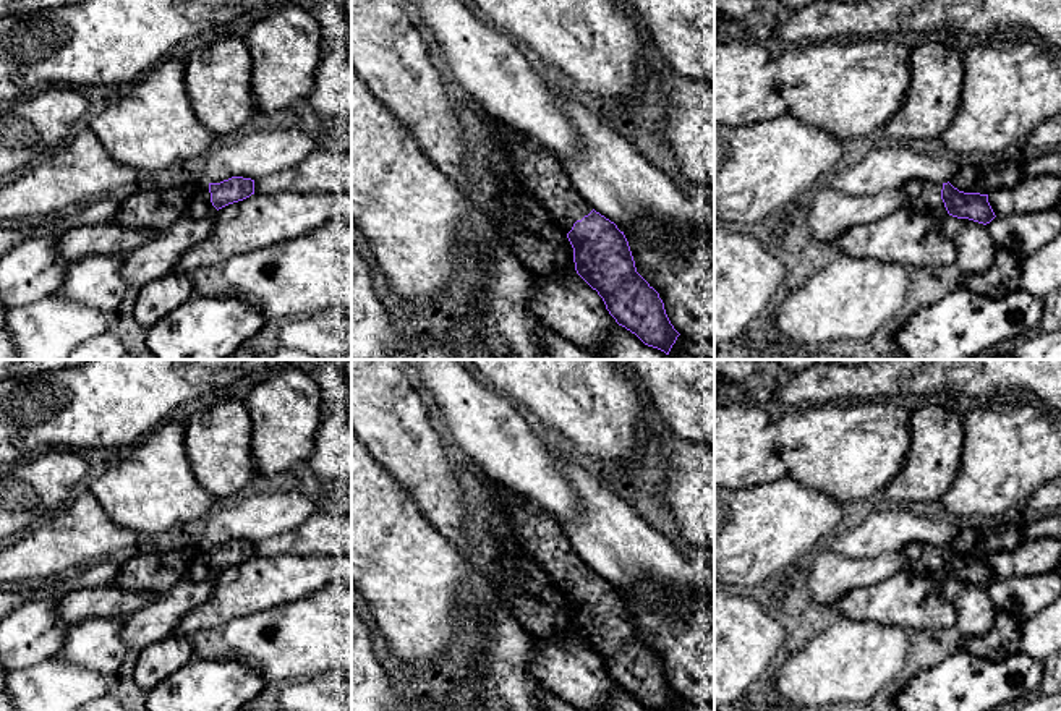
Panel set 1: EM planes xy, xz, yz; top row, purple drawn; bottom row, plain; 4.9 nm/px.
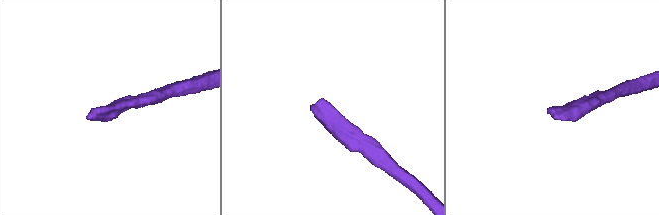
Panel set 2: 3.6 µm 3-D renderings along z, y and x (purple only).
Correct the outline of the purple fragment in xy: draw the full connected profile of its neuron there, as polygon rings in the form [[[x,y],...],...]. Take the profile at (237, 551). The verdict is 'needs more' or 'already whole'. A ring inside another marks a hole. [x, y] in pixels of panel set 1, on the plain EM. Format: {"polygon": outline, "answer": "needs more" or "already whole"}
{"polygon": [[[232,539],[220,546],[201,546],[194,549],[186,564],[186,577],[191,581],[212,581],[217,573],[254,557],[254,543]]], "answer": "needs more"}

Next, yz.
{"polygon": [[[912,543],[901,549],[905,556],[905,570],[944,581],[948,577],[978,586],[990,586],[996,578],[988,557],[964,556],[948,546]]], "answer": "needs more"}

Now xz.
{"polygon": [[[494,483],[489,486],[489,518],[509,520],[515,526],[525,552],[548,578],[551,588],[567,598],[573,611],[577,636],[598,654],[616,685],[648,709],[672,711],[680,696],[671,687],[659,656],[637,635],[624,594],[586,565],[560,525],[520,494]]], "answer": "needs more"}

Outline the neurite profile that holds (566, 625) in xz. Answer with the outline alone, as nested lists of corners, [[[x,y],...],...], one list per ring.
[[[502,549],[483,564],[483,570],[488,578],[496,578],[507,611],[526,633],[543,638],[556,633],[577,636],[567,596],[554,591],[548,578],[513,549]]]

